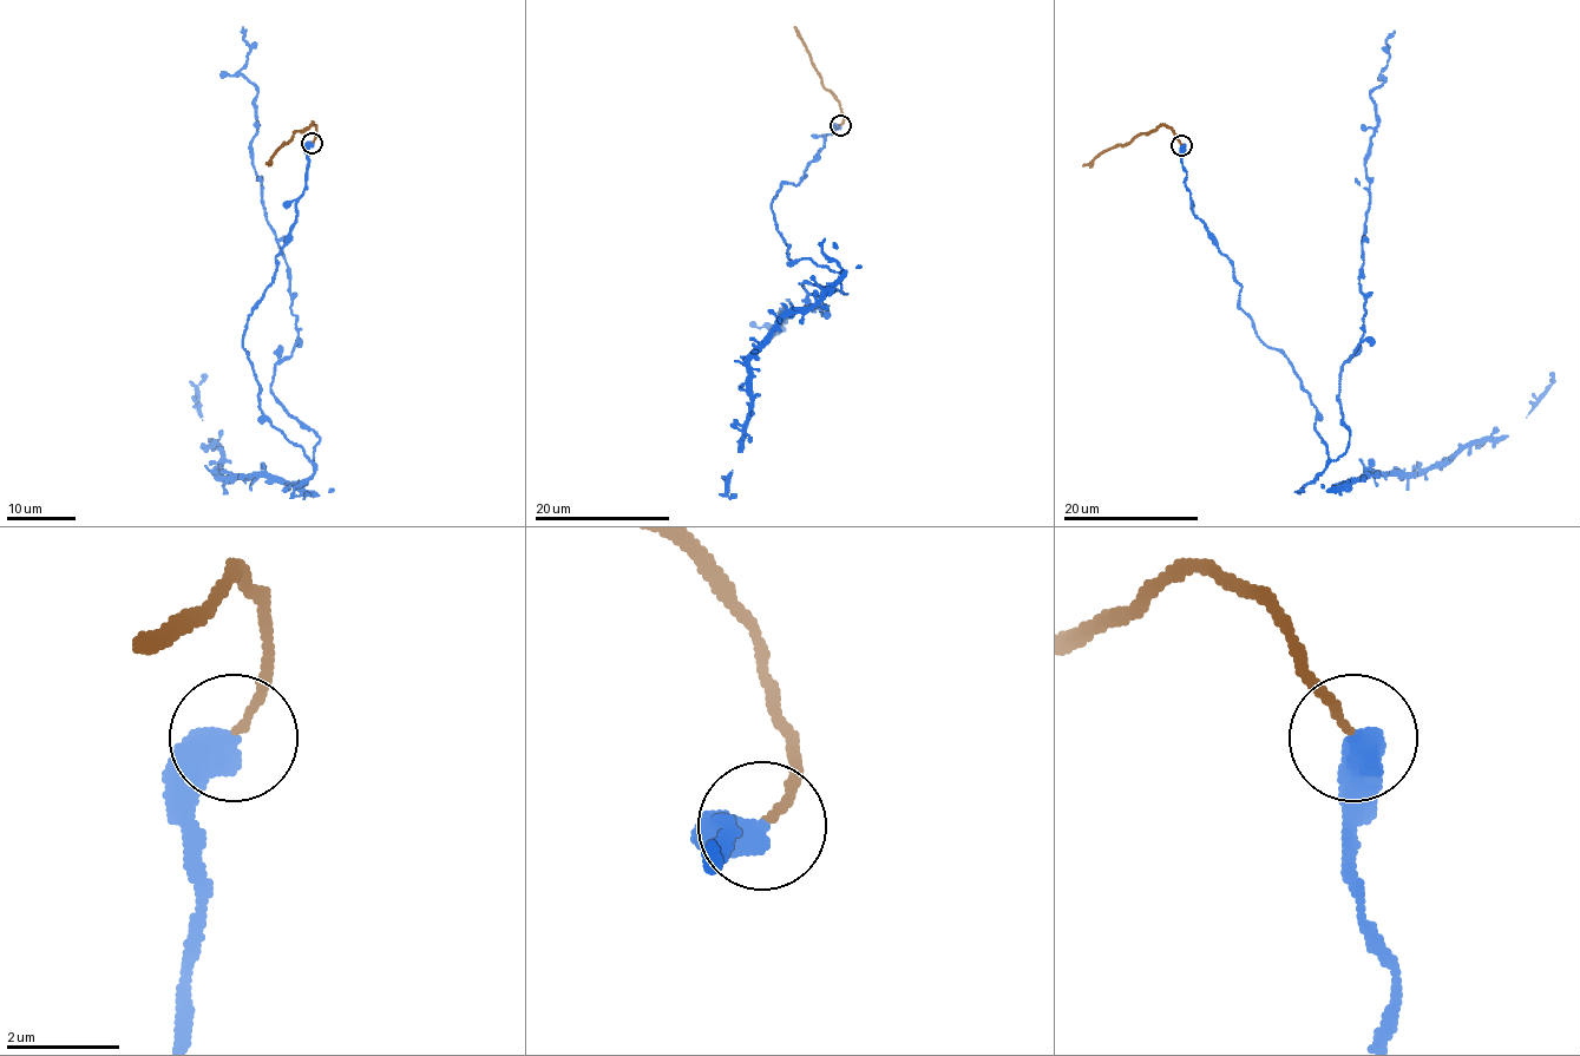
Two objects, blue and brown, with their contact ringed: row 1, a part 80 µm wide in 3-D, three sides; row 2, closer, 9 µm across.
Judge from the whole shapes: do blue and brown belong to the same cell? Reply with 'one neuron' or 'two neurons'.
two neurons

